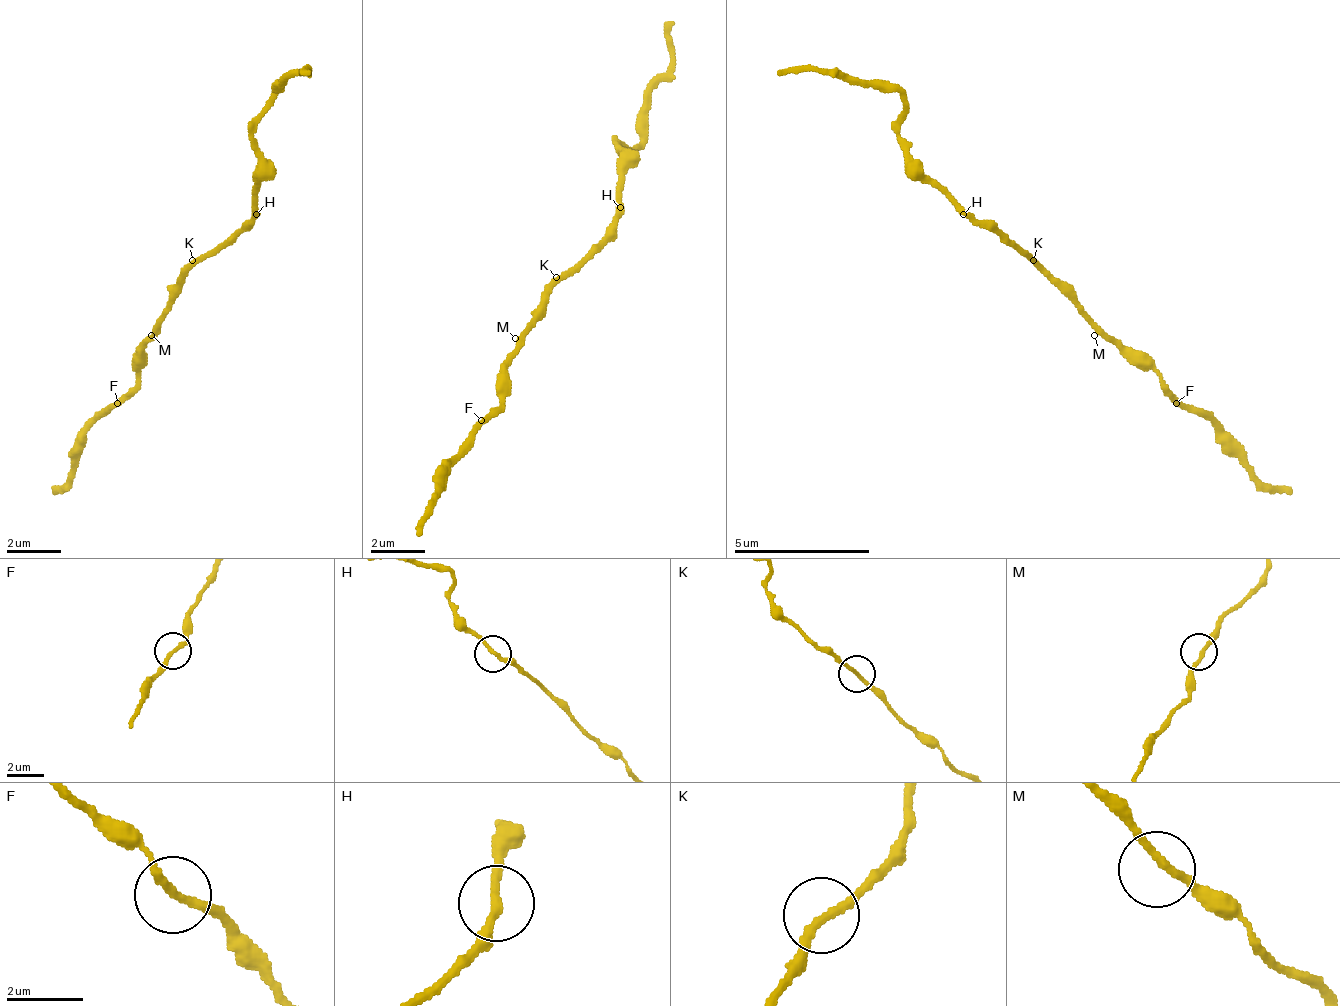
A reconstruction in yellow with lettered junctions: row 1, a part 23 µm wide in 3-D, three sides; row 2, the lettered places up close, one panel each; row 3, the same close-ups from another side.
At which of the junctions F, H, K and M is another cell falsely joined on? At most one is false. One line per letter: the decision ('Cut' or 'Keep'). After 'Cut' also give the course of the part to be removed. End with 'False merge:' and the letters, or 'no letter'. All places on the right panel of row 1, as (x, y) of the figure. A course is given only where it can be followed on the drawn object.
F: Keep
H: Keep
K: Keep
M: Keep
False merge: no letter

